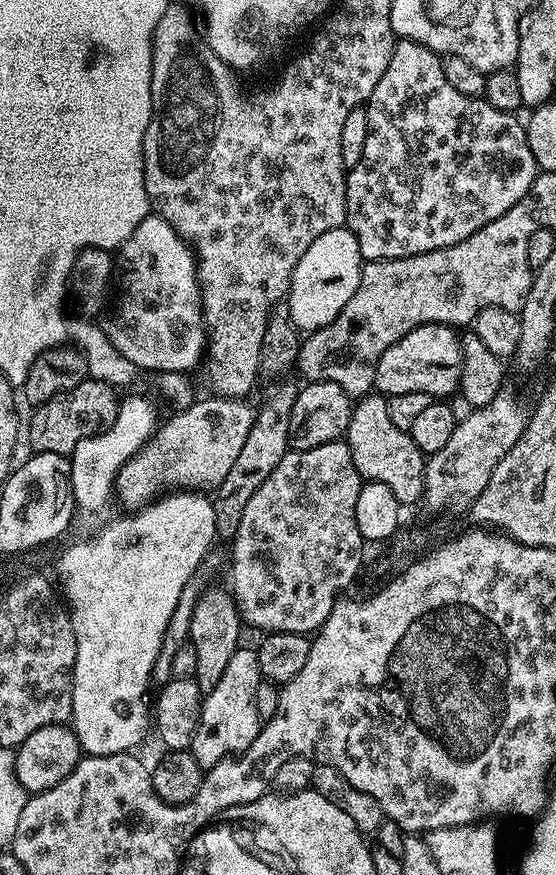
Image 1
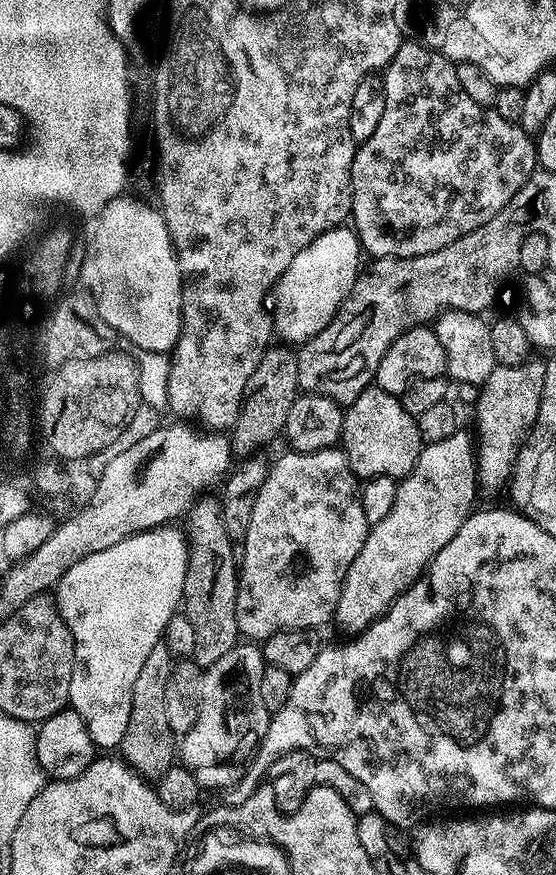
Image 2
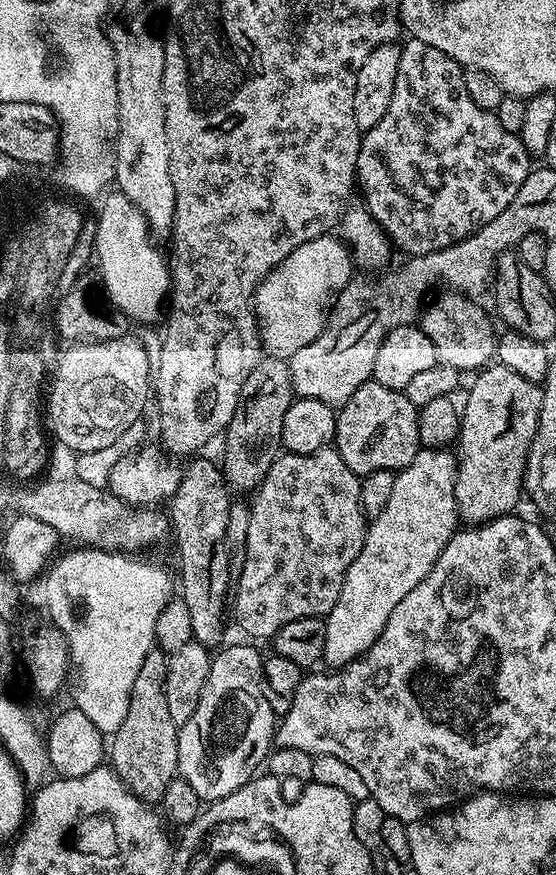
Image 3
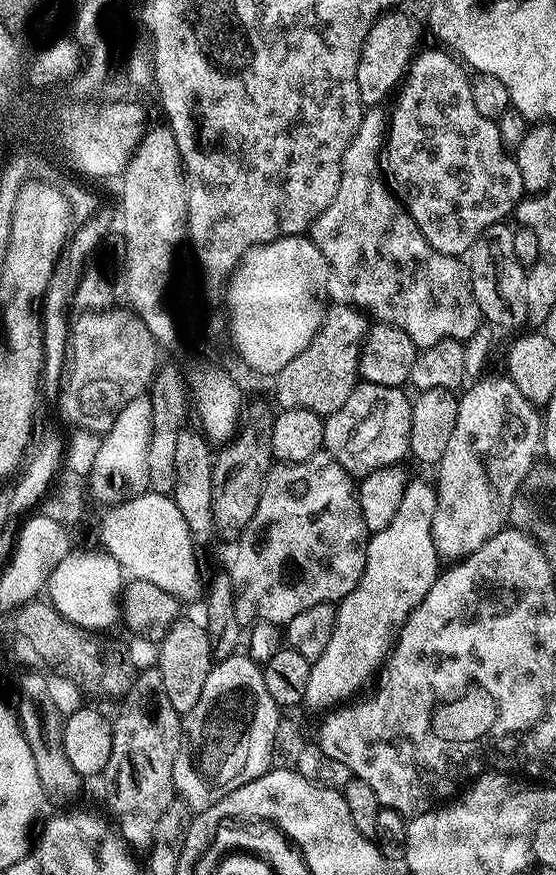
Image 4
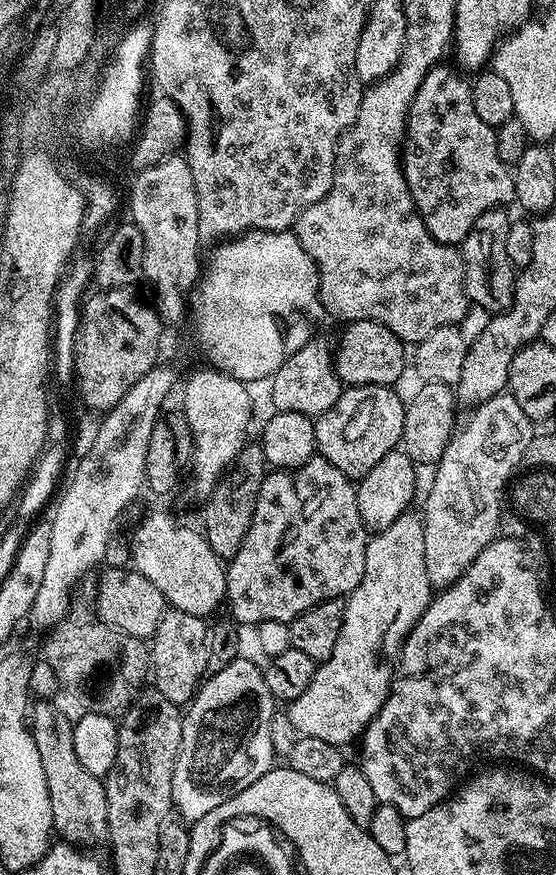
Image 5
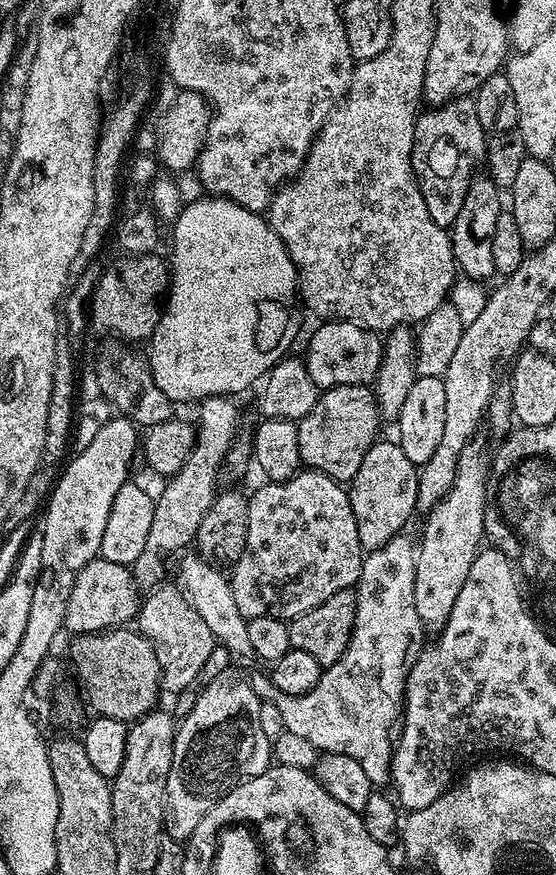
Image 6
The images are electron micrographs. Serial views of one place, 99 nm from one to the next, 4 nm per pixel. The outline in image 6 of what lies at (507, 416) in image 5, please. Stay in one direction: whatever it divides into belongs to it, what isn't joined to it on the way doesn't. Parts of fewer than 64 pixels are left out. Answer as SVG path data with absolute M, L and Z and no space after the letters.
M476 446L469 447L460 453L458 470L450 490L426 514L425 520L428 521L424 524L424 534L420 540L418 538L414 606L429 633L439 633L446 626L450 610L454 602L458 602L462 586L466 586L470 566L474 566L476 555L482 551L483 540L486 540L484 511L488 508L489 476L483 454Z

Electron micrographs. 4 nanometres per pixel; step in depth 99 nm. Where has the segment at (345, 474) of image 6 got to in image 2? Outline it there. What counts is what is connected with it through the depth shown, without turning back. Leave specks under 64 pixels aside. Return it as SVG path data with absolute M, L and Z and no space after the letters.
M375 386L365 388L358 394L358 398L353 404L347 405L340 438L352 472L357 478L364 480L372 480L376 476L391 476L393 478L409 476L418 462L418 454L422 447L416 417L406 412L401 397Z

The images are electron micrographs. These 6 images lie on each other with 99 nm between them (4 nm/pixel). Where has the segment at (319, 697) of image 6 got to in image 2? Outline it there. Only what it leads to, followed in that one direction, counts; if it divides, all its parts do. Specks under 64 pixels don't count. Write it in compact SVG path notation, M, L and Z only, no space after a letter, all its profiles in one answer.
M457 430L445 438L443 442L424 444L418 454L418 462L409 476L403 477L396 485L394 510L382 518L382 522L371 525L368 537L358 550L358 558L350 562L350 570L344 579L340 601L336 607L335 623L340 623L352 632L363 630L387 612L390 605L427 569L430 561L458 534L462 522L472 515L476 500L476 484L478 485L478 452L474 447L474 440Z

